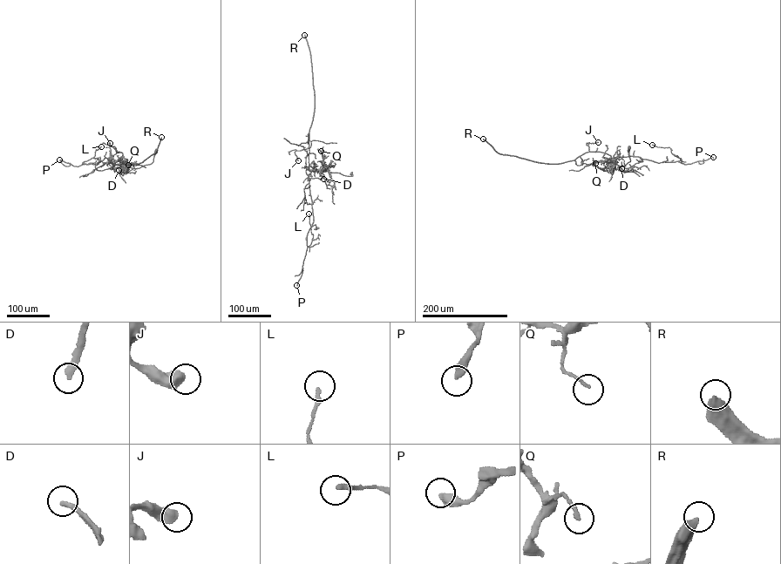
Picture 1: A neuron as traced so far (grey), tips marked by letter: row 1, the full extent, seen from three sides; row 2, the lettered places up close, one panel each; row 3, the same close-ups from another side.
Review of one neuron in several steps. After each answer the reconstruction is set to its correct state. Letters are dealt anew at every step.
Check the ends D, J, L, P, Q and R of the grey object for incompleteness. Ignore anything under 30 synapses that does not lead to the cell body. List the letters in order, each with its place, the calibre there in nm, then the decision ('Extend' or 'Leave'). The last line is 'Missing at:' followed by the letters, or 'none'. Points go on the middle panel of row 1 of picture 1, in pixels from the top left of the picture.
D: Place: (323, 179). Thickness 240 nm. Extend
J: Place: (298, 160). Thickness 550 nm. Leave
L: Place: (309, 214). Thickness 200 nm. Leave
P: Place: (296, 285). Thickness 360 nm. Leave
Q: Place: (321, 151). Thickness 140 nm. Leave
R: Place: (304, 35). Thickness 480 nm. Extend
Missing at: D, R

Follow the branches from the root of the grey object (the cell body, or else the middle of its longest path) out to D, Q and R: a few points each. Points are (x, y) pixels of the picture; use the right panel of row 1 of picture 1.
D: (629, 147), (630, 161), (620, 166), (613, 161), (615, 168), (621, 168)
Q: (629, 147), (630, 161), (624, 166), (608, 160), (595, 163)
R: (629, 147), (630, 161), (621, 166), (609, 159), (611, 156), (598, 152), (547, 164), (499, 153), (483, 139)

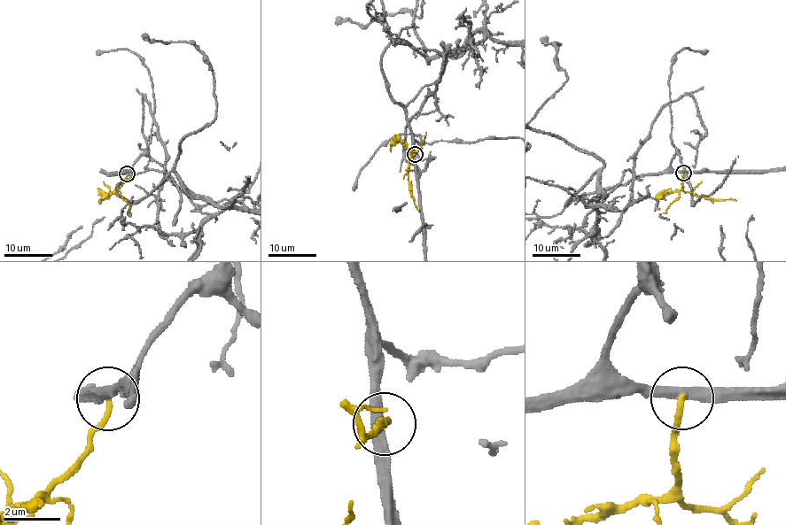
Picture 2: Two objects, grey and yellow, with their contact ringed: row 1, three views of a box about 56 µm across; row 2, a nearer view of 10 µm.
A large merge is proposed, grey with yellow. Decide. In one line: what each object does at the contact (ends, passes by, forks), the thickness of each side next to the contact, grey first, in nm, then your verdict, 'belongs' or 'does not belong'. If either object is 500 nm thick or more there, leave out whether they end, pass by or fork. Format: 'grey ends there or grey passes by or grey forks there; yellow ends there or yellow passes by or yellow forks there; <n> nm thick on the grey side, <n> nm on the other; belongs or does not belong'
grey passes by; yellow ends there; 380 nm thick on the grey side, 200 nm on the other; does not belong

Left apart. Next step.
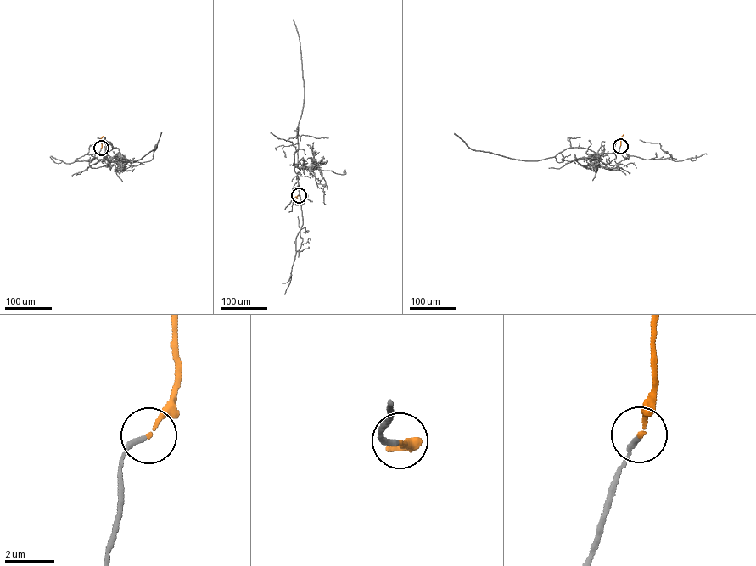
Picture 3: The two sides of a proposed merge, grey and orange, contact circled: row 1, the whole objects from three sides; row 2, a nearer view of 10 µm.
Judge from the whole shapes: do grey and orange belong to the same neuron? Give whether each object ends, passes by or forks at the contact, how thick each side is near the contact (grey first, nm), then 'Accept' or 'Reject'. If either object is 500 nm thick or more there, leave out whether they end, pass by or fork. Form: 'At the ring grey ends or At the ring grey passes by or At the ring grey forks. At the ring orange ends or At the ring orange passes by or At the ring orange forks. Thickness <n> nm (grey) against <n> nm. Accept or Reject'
At the ring grey ends. At the ring orange ends. Thickness 220 nm (grey) against 140 nm. Accept

